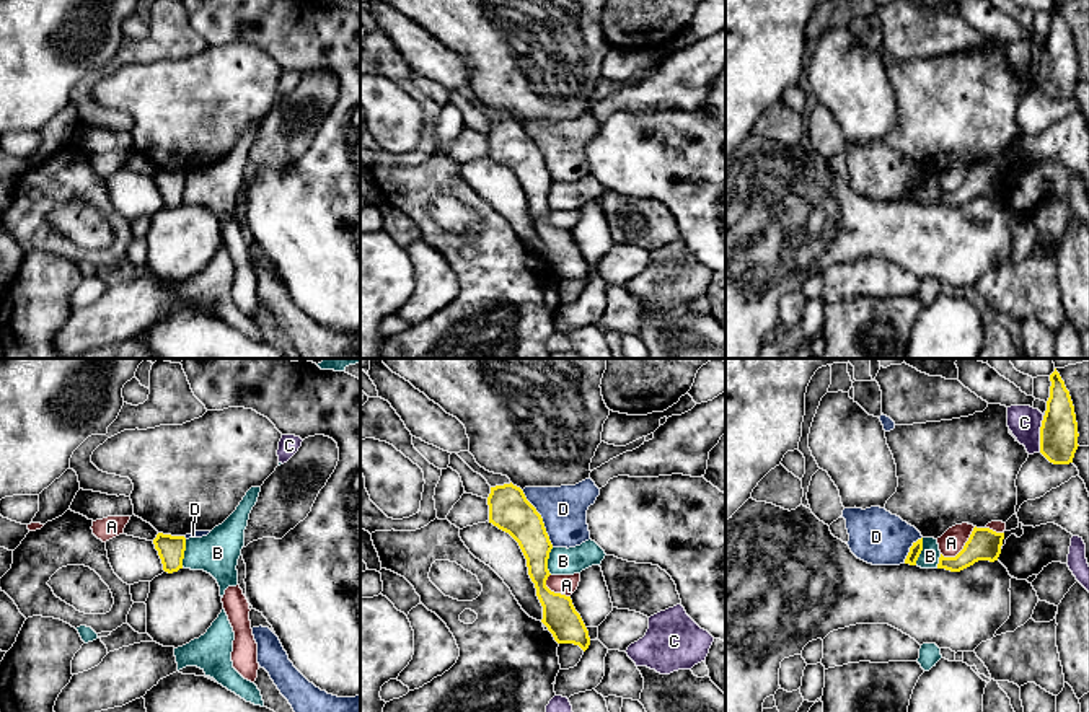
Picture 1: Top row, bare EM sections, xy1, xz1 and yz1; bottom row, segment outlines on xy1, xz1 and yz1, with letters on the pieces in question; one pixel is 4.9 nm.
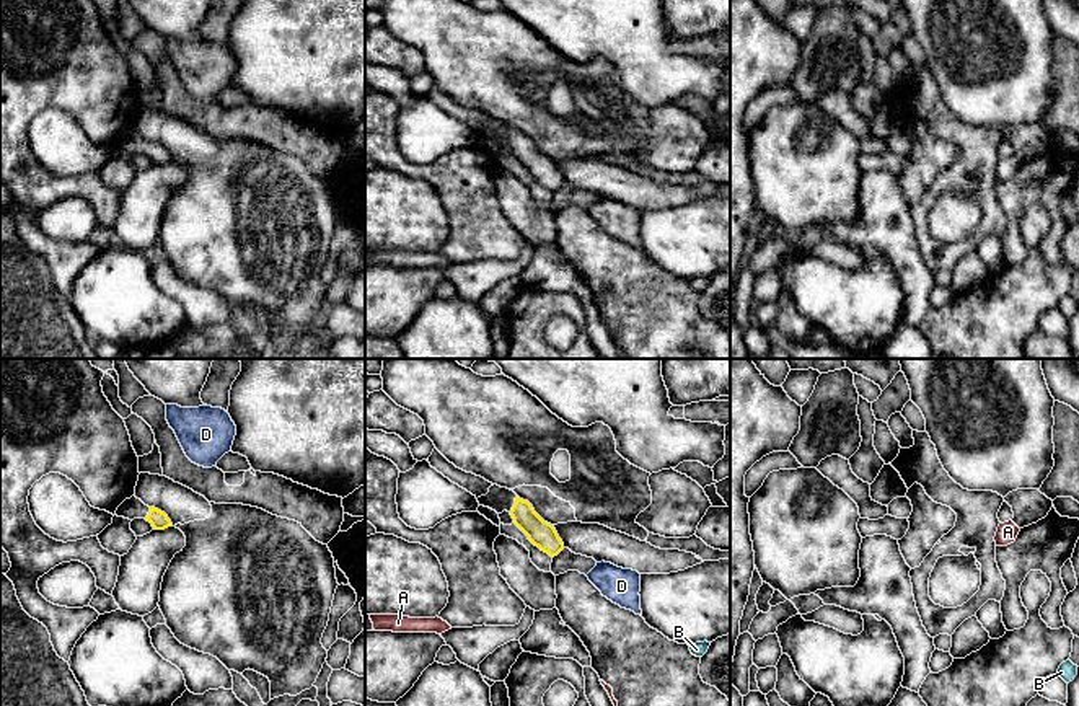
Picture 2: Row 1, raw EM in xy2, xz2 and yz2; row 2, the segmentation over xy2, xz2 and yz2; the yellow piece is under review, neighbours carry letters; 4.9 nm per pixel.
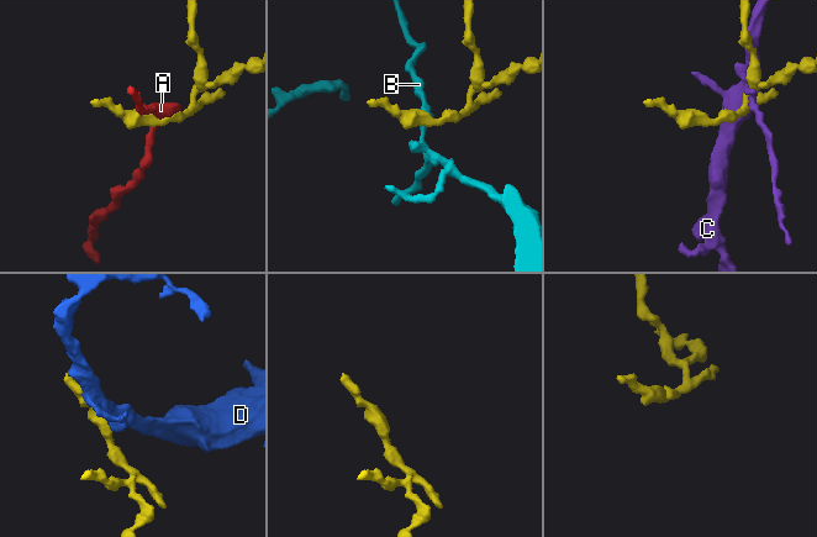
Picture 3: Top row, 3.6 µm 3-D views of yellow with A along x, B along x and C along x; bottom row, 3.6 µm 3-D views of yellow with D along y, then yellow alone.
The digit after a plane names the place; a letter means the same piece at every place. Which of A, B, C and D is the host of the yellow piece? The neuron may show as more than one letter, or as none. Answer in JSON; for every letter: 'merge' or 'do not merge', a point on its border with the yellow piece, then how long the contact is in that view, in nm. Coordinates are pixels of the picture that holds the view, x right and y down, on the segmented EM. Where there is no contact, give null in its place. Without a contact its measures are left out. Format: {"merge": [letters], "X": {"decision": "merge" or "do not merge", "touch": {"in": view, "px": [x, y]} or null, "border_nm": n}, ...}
{"merge": [], "A": {"decision": "do not merge", "touch": {"in": "yz1", "px": [964, 548]}, "border_nm": 220}, "B": {"decision": "do not merge", "touch": {"in": "xy1", "px": [183, 553]}, "border_nm": 140}, "C": {"decision": "do not merge", "touch": {"in": "yz1", "px": [1040, 434]}, "border_nm": 180}, "D": {"decision": "do not merge", "touch": {"in": "xz1", "px": [542, 518]}, "border_nm": 320}}

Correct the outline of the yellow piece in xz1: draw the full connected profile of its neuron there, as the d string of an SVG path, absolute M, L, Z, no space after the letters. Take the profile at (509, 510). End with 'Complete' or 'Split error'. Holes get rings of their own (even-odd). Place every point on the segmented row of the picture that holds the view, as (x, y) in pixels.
M512 482L491 487L487 505L489 523L509 533L527 559L528 575L543 606L541 622L558 644L574 644L585 652L590 645L589 631L571 596L554 593L546 587L546 580L551 575L548 559L553 544L541 515L527 500L523 490Z. Complete

